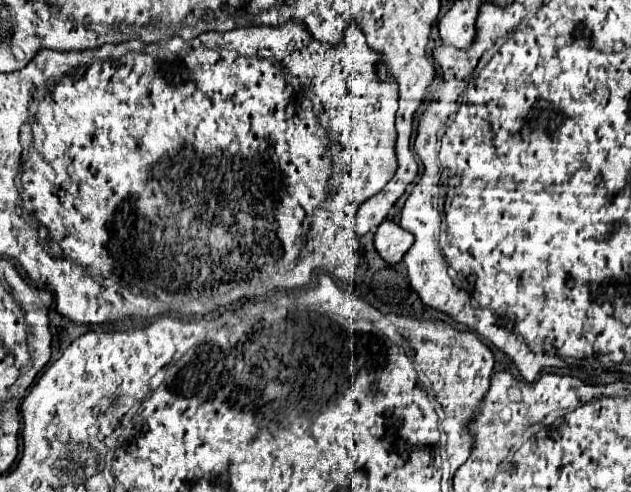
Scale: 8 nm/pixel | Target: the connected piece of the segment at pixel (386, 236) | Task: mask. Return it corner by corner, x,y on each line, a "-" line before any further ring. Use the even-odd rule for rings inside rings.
384,221
378,227
376,239
374,239
374,245
376,245
378,255
388,265
400,263
412,243
414,243
414,237
408,231
404,231
400,225
392,223
392,221

